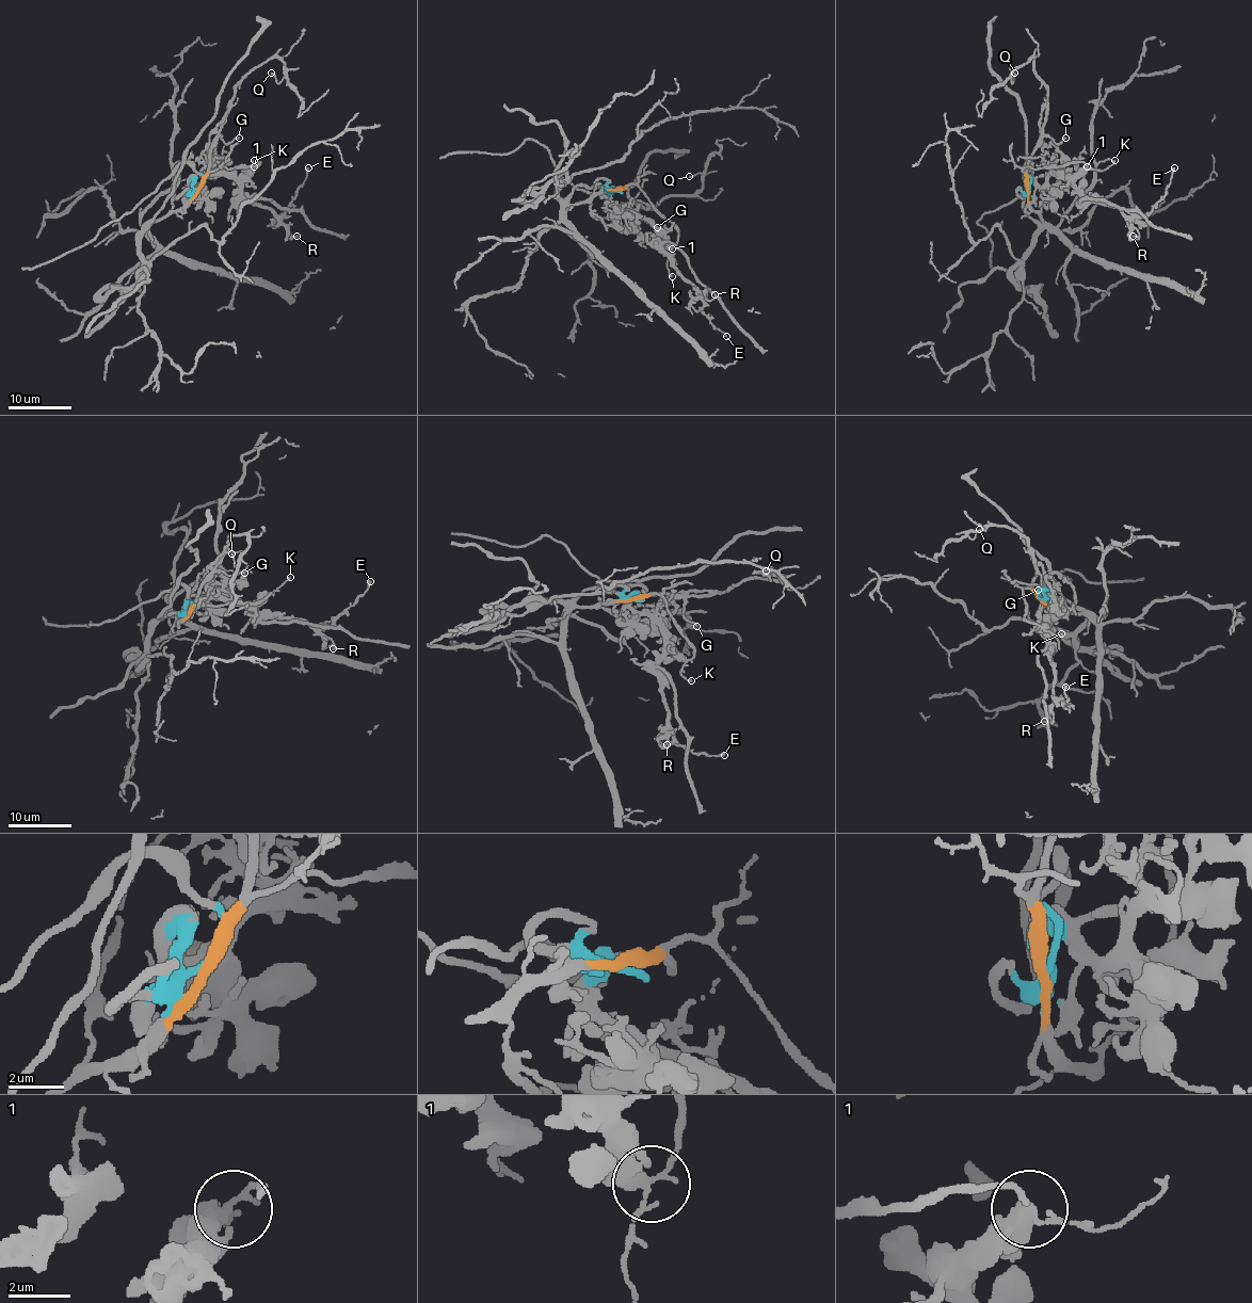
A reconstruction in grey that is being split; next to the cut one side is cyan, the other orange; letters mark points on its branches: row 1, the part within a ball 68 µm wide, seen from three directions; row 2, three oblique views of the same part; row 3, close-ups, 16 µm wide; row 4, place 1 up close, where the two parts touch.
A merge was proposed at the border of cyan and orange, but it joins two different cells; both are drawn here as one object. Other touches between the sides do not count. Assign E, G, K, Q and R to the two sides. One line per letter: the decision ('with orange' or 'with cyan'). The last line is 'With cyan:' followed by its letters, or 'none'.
E: with cyan
G: with orange
K: with orange
Q: with orange
R: with cyan
With cyan: E, R

